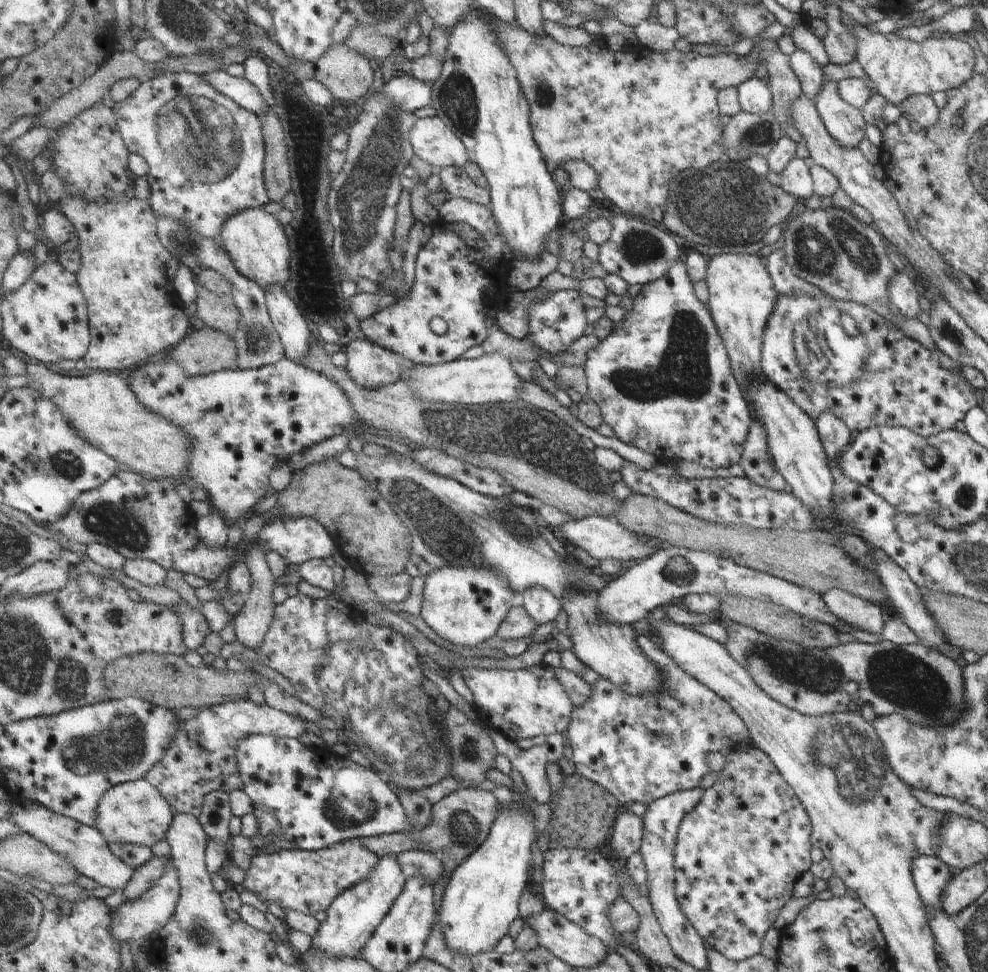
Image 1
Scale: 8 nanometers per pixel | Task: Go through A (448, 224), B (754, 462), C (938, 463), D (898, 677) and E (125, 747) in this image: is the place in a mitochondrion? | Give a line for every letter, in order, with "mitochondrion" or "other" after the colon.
A: other
B: other
C: other
D: mitochondrion
E: mitochondrion

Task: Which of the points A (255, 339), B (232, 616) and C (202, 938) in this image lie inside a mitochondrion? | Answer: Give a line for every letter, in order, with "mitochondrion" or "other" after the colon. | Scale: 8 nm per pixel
A: mitochondrion
B: other
C: mitochondrion

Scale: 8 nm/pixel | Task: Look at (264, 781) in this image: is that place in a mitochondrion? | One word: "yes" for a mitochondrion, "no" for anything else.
no

